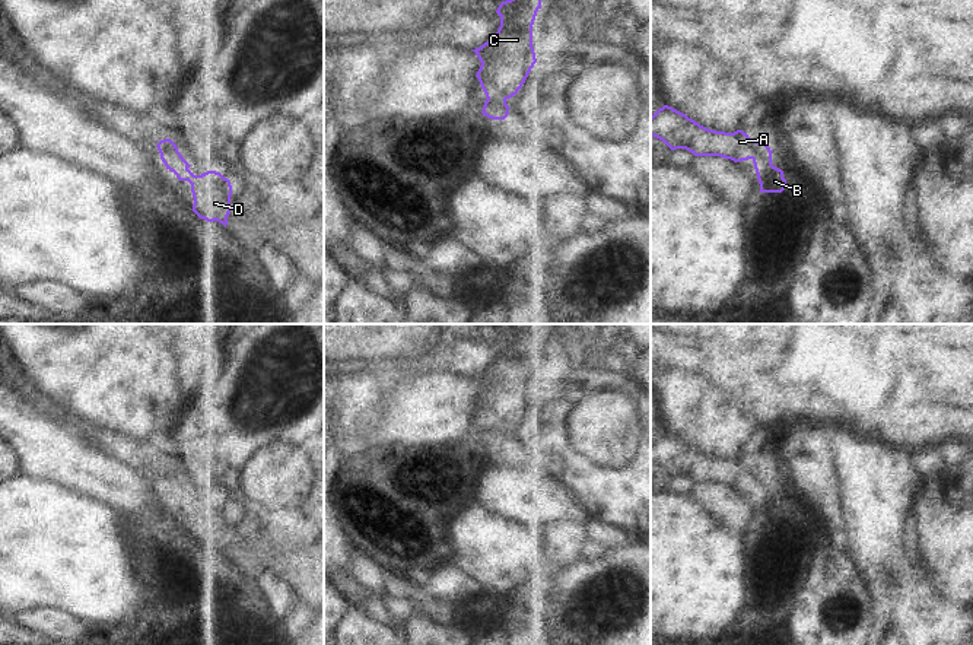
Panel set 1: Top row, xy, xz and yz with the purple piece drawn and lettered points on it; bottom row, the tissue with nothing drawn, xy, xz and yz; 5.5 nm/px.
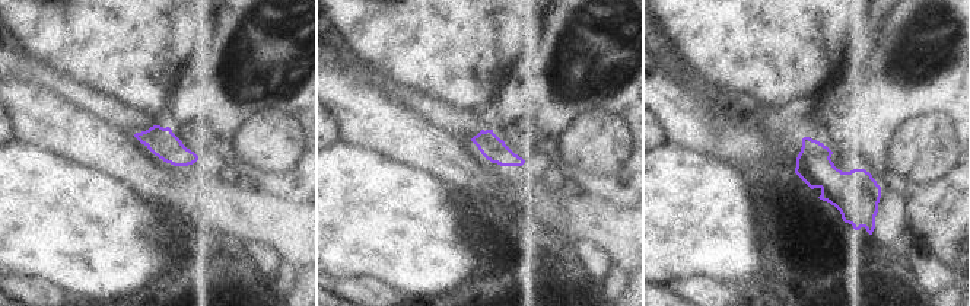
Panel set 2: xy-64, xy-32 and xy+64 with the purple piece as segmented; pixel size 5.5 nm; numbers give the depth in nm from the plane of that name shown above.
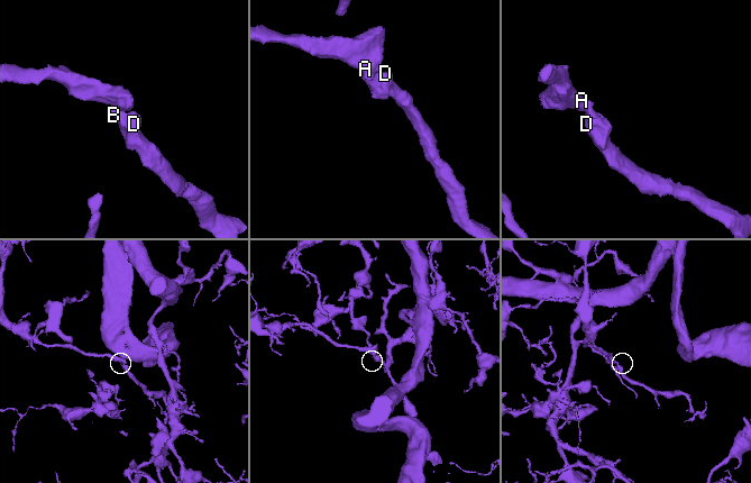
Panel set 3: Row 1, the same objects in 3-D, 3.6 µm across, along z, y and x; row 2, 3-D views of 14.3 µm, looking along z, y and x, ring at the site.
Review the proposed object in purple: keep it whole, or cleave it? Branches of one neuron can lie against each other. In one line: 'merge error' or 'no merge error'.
no merge error

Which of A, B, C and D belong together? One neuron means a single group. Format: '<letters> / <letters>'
A B C D

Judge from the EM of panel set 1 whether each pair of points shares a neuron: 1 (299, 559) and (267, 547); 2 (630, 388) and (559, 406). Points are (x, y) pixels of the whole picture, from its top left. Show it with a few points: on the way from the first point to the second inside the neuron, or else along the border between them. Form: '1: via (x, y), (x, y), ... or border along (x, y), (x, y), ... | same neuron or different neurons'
1: via (292, 559), (279, 559), (274, 555) | same neuron
2: via (613, 383), (582, 383), (576, 388) | same neuron

